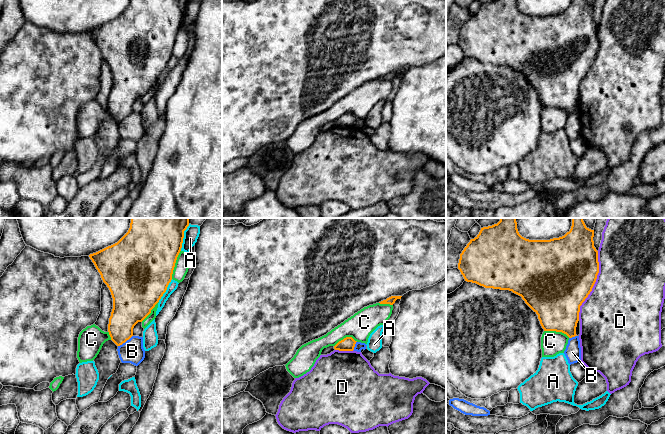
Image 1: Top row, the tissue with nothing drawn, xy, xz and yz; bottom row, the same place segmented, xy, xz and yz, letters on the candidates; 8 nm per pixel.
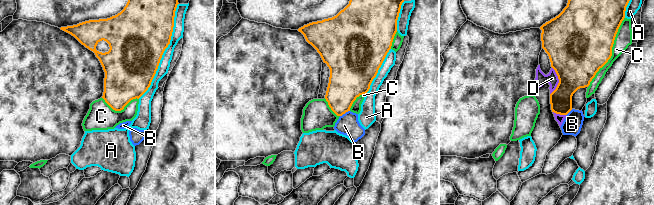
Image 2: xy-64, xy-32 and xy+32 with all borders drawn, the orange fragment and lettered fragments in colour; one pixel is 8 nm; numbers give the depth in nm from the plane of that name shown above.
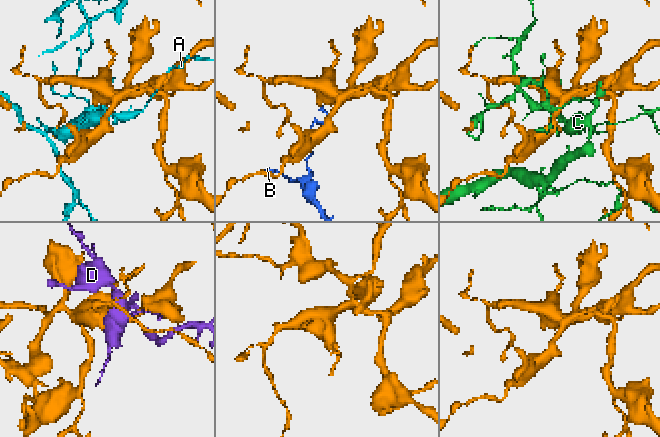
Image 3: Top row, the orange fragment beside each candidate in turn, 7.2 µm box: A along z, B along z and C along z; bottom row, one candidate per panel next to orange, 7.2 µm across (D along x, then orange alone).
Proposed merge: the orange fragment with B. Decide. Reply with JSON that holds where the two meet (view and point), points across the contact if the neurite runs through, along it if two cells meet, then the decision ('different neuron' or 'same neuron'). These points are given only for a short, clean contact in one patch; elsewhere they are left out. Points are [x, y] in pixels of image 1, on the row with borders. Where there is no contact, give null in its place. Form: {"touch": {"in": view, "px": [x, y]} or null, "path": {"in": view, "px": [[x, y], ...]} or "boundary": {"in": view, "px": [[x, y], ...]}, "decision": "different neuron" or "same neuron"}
{"touch": {"in": "xy", "px": [125, 341]}, "boundary": {"in": "xy", "px": [[132, 335], [118, 346]]}, "decision": "different neuron"}

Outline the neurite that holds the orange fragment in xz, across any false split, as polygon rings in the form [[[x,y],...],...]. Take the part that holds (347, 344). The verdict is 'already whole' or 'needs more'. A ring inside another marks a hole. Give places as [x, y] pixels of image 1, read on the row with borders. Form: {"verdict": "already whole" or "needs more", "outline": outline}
{"verdict": "already whole", "outline": [[[346,337],[343,340],[339,341],[334,346],[334,349],[339,351],[353,351],[356,342],[357,341],[355,341],[352,337]]]}

